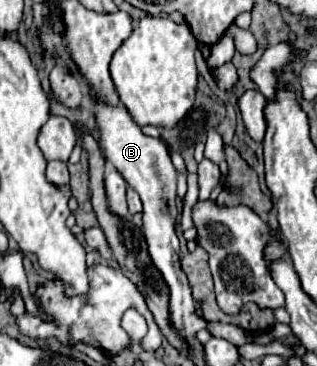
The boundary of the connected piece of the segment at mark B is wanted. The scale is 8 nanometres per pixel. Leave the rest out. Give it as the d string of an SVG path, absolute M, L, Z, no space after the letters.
M97 102L93 106L93 112L97 116L107 160L119 170L119 174L123 174L127 185L138 192L143 202L143 234L149 246L149 256L163 274L163 280L167 282L171 292L171 322L187 340L195 338L199 330L207 328L207 322L195 312L191 288L179 268L179 240L175 234L175 218L179 214L176 203L177 170L171 164L167 148L159 140L145 136L123 104L113 108L109 104Z

